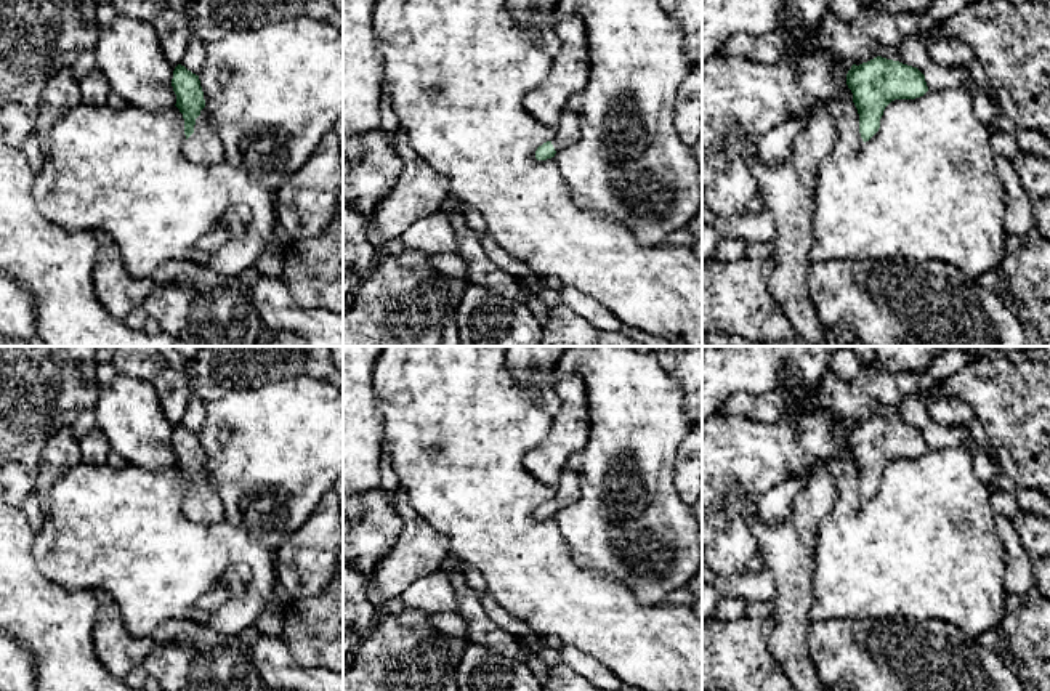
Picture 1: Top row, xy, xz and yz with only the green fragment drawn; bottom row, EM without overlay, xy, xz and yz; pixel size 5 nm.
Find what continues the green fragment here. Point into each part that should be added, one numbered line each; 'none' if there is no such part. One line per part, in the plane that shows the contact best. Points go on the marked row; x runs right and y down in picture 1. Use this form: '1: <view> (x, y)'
1: xy (202, 146)

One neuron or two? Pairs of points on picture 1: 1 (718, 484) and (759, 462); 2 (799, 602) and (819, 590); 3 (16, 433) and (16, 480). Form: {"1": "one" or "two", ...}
{"1": "one", "2": "two", "3": "one"}

